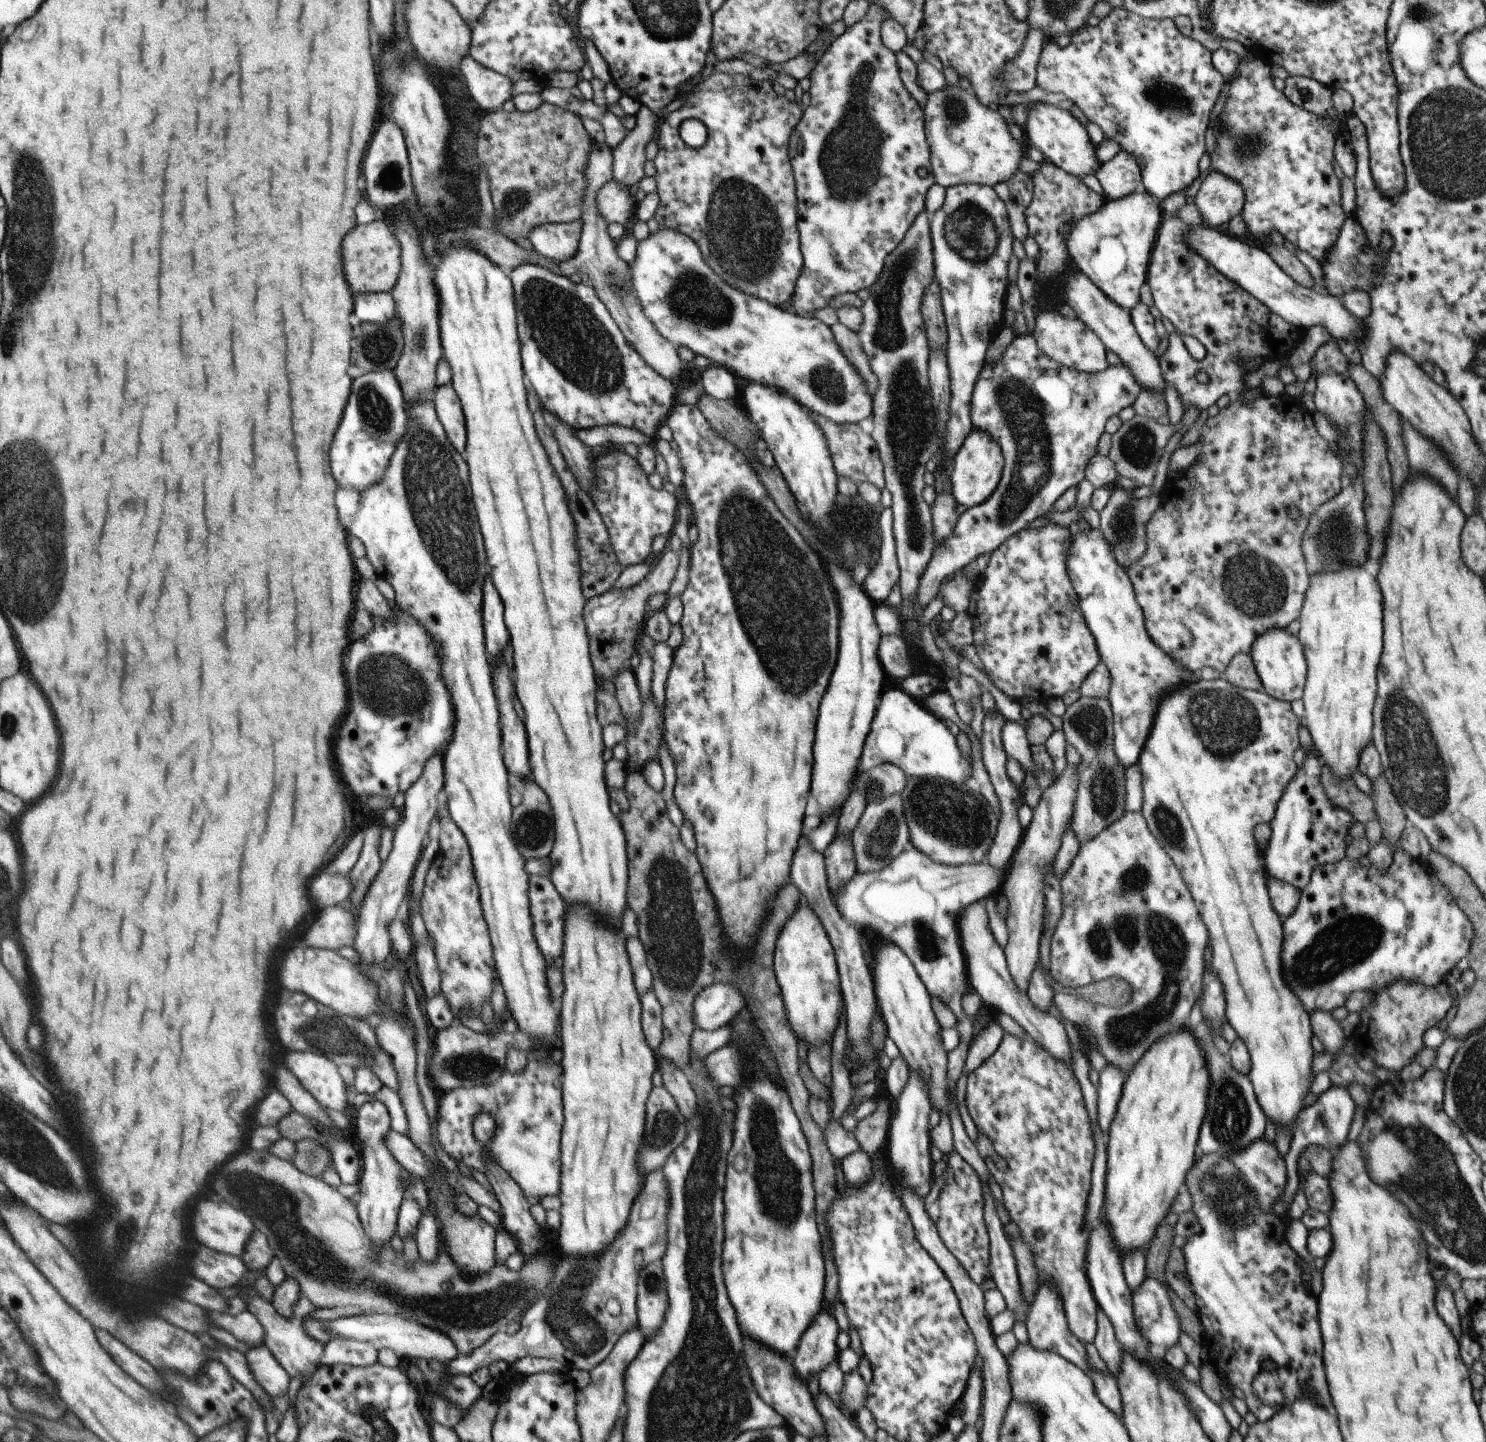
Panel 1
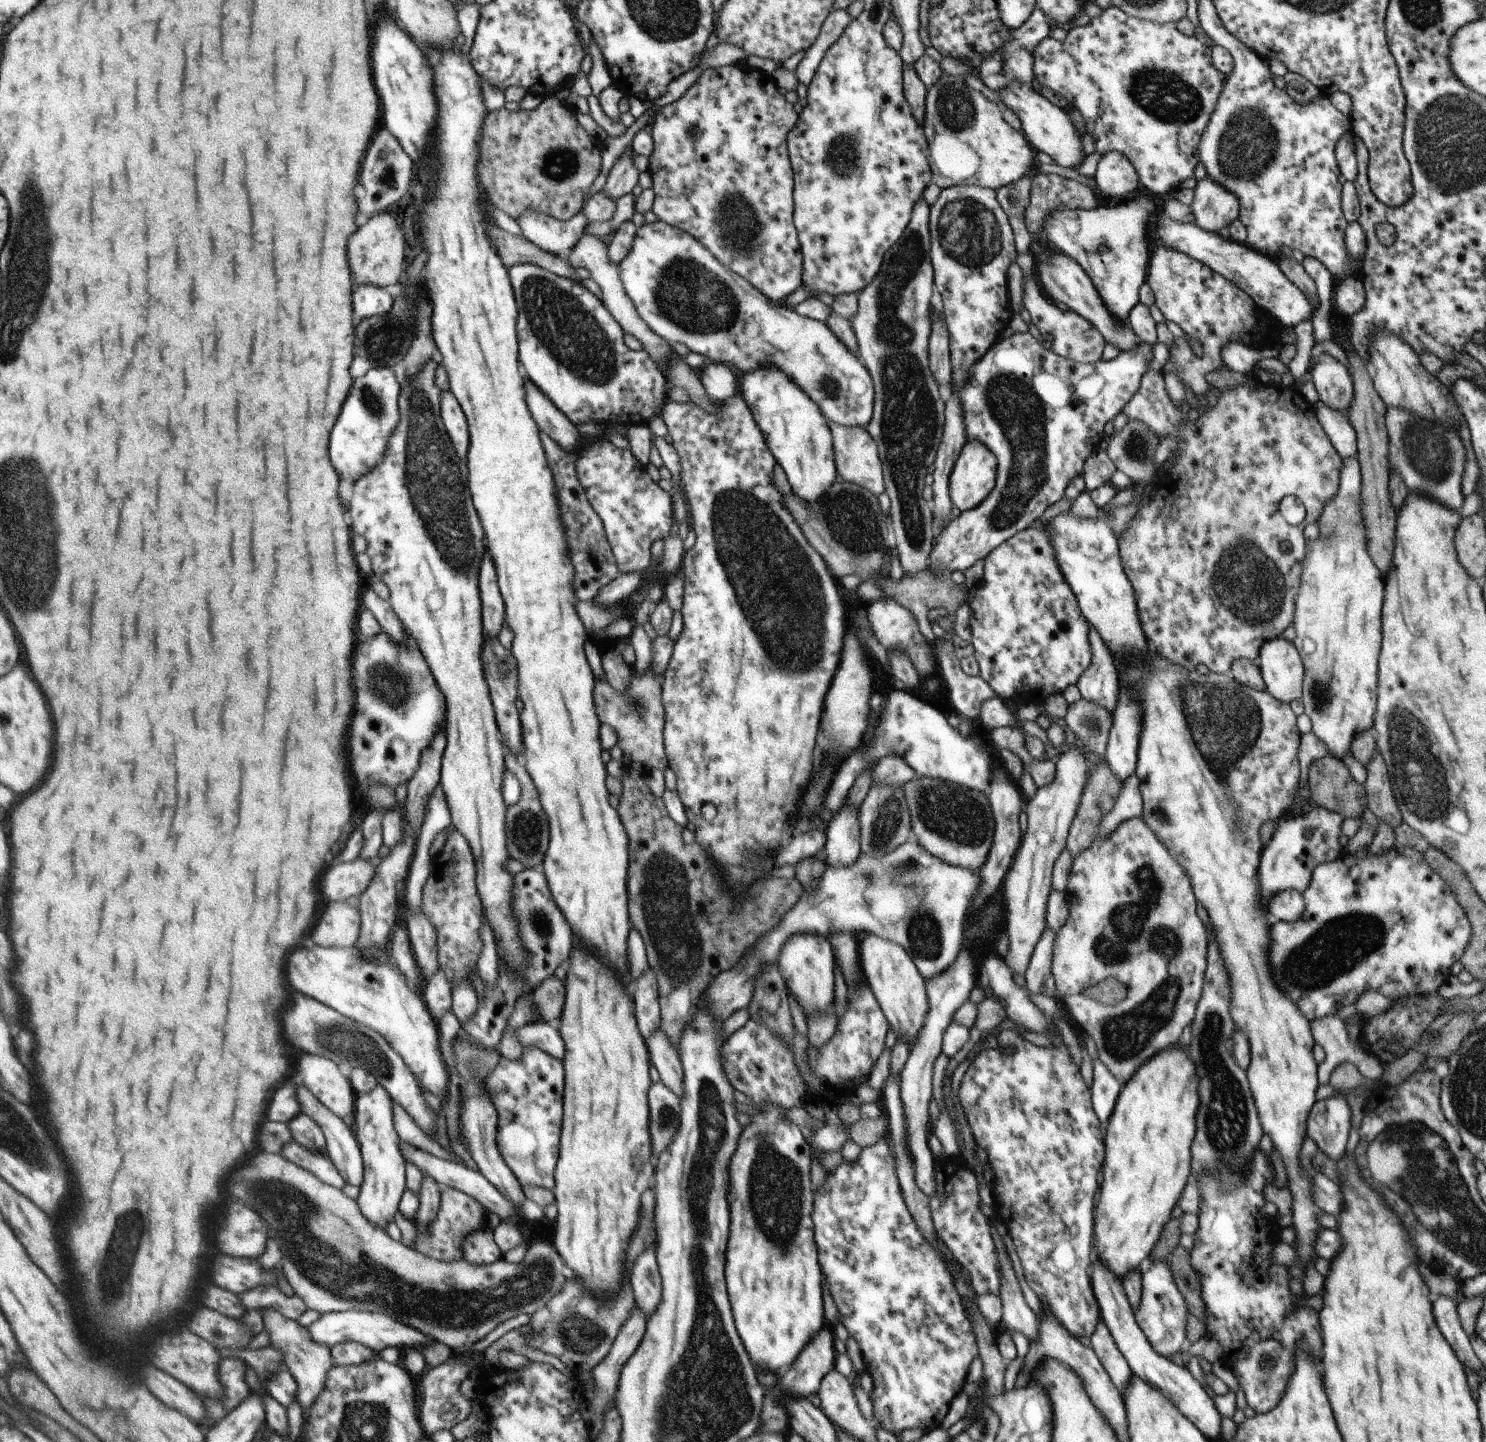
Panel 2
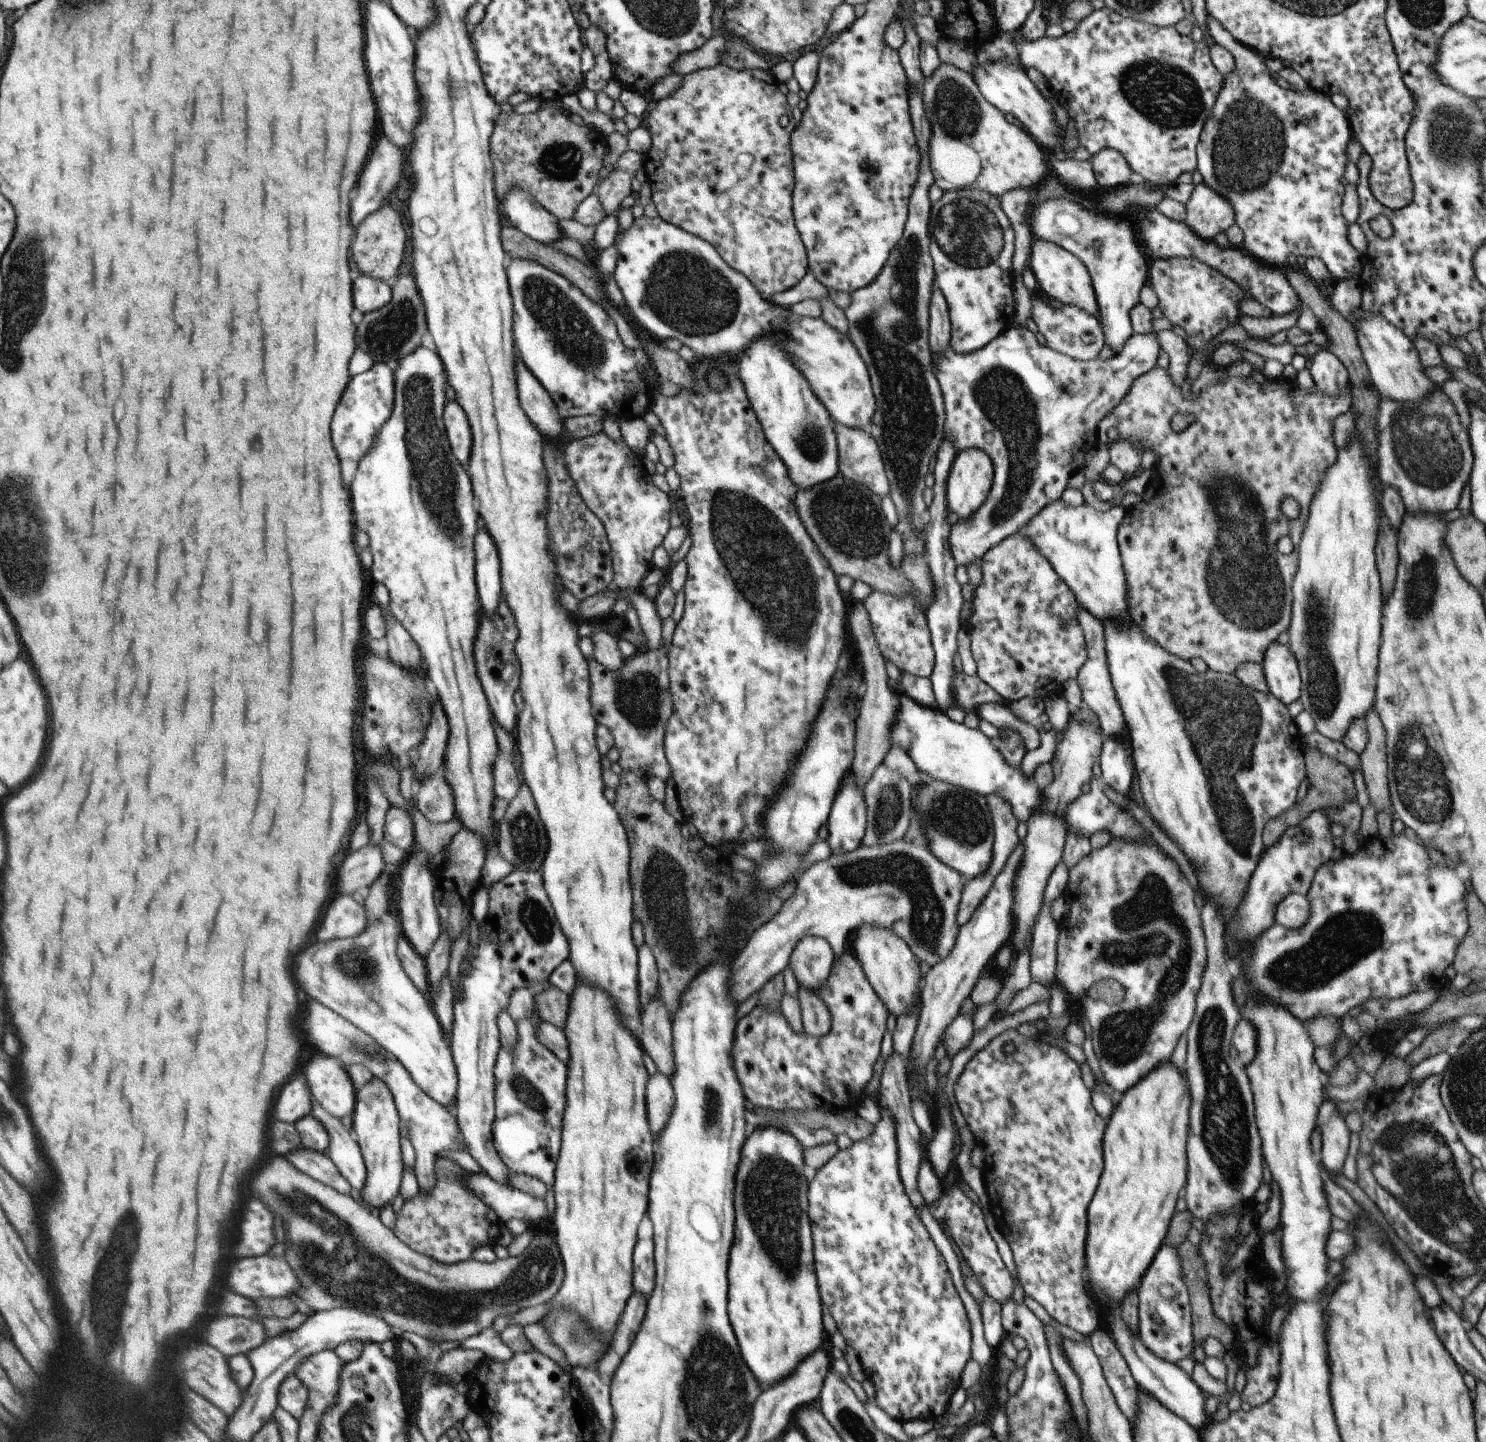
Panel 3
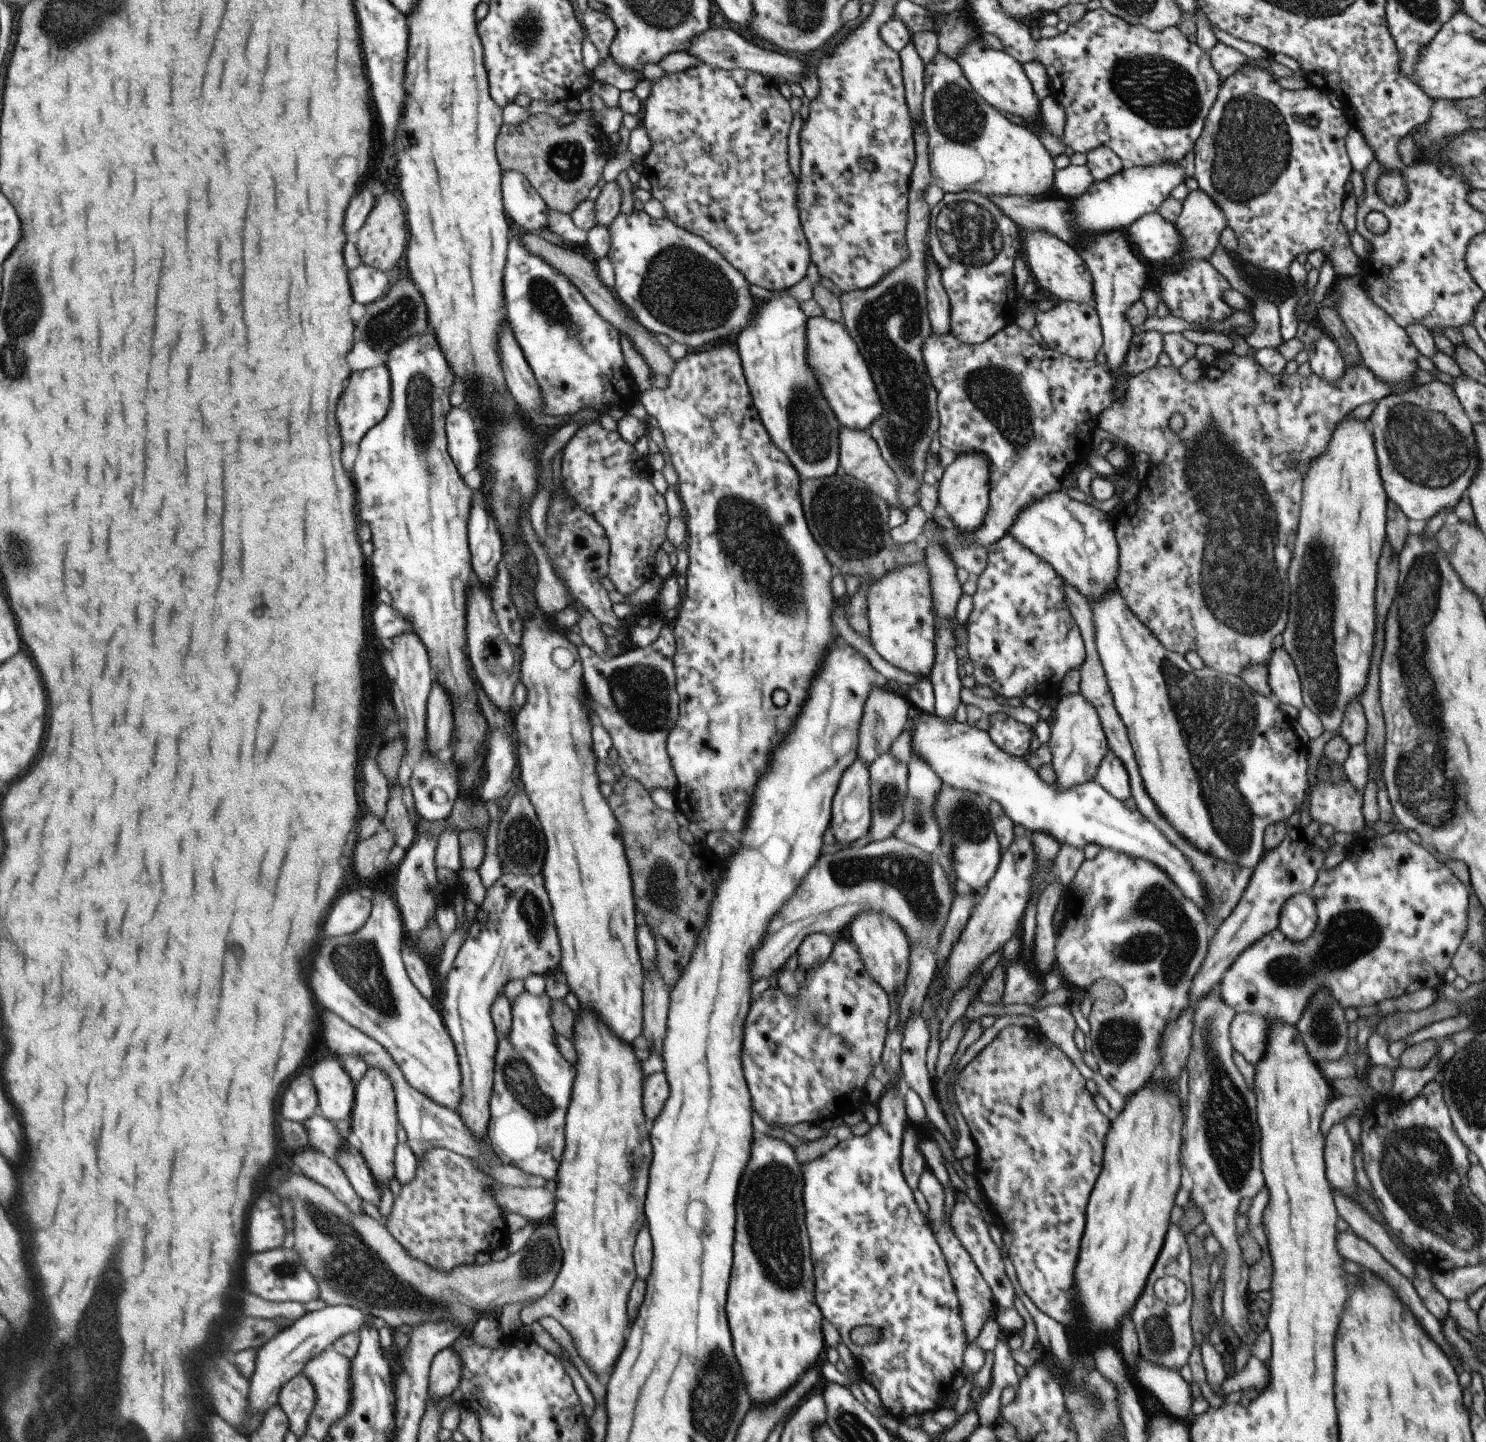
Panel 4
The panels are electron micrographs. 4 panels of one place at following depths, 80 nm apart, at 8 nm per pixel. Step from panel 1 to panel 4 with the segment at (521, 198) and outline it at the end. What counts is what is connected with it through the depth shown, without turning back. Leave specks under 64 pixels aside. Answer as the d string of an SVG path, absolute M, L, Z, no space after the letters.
M577 100L569 101L566 107L569 110L568 114L573 116L570 124L558 124L557 119L543 113L531 115L517 126L503 123L502 131L498 132L495 142L495 150L498 164L505 171L518 170L529 181L531 188L534 188L542 197L548 210L570 214L582 200L587 198L589 189L601 180L602 170L610 153L610 143L599 127L579 116L582 111Z

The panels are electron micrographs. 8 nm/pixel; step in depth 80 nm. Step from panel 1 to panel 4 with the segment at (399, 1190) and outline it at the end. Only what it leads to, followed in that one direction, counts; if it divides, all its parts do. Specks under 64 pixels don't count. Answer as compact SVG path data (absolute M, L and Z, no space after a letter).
M370 1068L365 1078L356 1086L356 1103L351 1121L351 1133L359 1144L377 1184L389 1188L397 1176L396 1153L399 1128L398 1098L391 1076L383 1069Z

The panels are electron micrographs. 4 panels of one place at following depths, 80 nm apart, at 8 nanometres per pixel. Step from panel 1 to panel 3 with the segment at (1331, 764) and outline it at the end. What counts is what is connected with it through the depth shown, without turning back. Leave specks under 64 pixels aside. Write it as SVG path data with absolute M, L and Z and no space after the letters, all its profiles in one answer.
M1354 428L1350 446L1337 451L1334 463L1324 472L1319 490L1308 506L1308 517L1297 545L1296 572L1292 578L1292 601L1288 643L1300 674L1300 701L1314 720L1314 730L1332 741L1341 742L1349 725L1372 712L1376 666L1380 640L1382 596L1375 570L1373 544L1377 530L1377 490L1370 461Z

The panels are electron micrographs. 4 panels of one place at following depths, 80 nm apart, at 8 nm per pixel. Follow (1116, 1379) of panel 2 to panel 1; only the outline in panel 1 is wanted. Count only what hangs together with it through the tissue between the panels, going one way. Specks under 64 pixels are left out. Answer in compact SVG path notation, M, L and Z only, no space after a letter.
M1099 1308L1096 1310L1096 1333L1092 1343L1107 1368L1112 1372L1112 1376L1116 1378L1120 1365L1121 1346L1115 1338L1109 1319Z

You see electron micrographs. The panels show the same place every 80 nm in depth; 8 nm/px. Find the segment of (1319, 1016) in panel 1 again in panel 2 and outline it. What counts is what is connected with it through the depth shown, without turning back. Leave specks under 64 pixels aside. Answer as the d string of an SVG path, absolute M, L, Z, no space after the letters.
M1335 1015L1322 1016L1310 1022L1313 1040L1324 1050L1324 1059L1316 1065L1318 1086L1328 1084L1330 1072L1341 1062L1349 1062L1357 1071L1369 1078L1382 1075L1383 1066L1368 1053L1362 1044L1354 1044L1347 1038L1343 1021Z

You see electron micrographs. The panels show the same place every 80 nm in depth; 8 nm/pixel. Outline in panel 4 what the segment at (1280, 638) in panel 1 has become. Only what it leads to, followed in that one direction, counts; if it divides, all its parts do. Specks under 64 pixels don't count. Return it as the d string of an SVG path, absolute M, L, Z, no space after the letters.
M1272 647L1265 666L1271 696L1278 702L1301 708L1303 704L1299 675L1284 648Z

